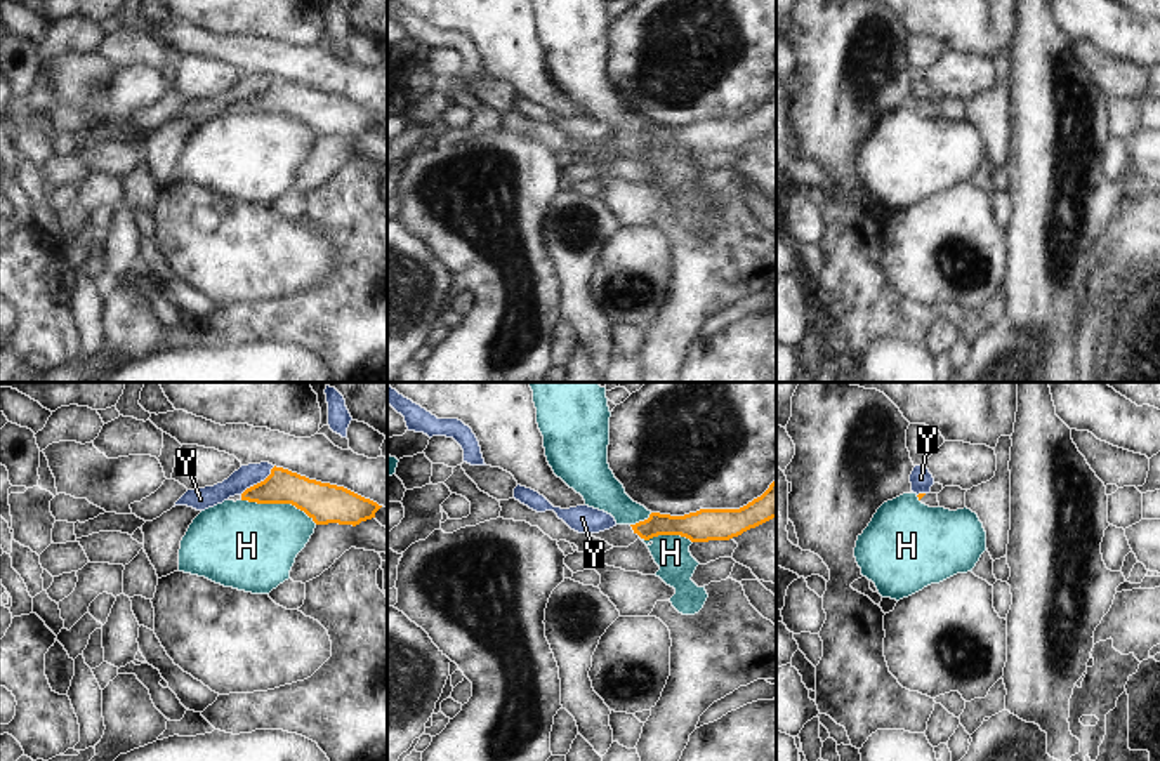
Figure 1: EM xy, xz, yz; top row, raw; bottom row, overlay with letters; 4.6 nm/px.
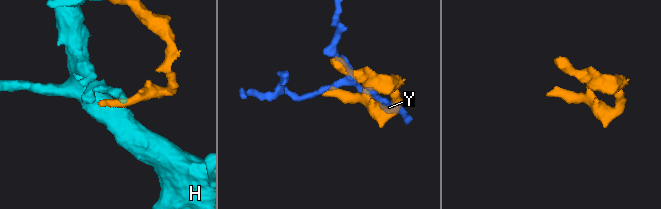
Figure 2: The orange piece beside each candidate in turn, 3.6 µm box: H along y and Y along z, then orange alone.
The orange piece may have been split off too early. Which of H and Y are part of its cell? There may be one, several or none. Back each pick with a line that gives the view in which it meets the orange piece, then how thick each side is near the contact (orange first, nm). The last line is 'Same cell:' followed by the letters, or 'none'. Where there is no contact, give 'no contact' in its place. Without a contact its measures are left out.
Same cell: none

